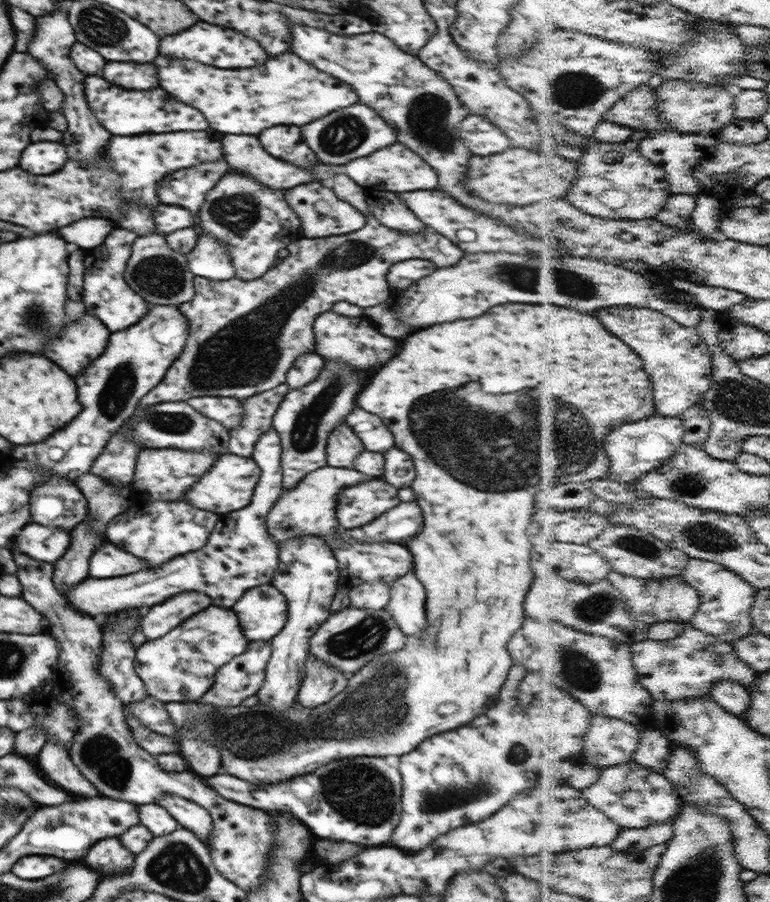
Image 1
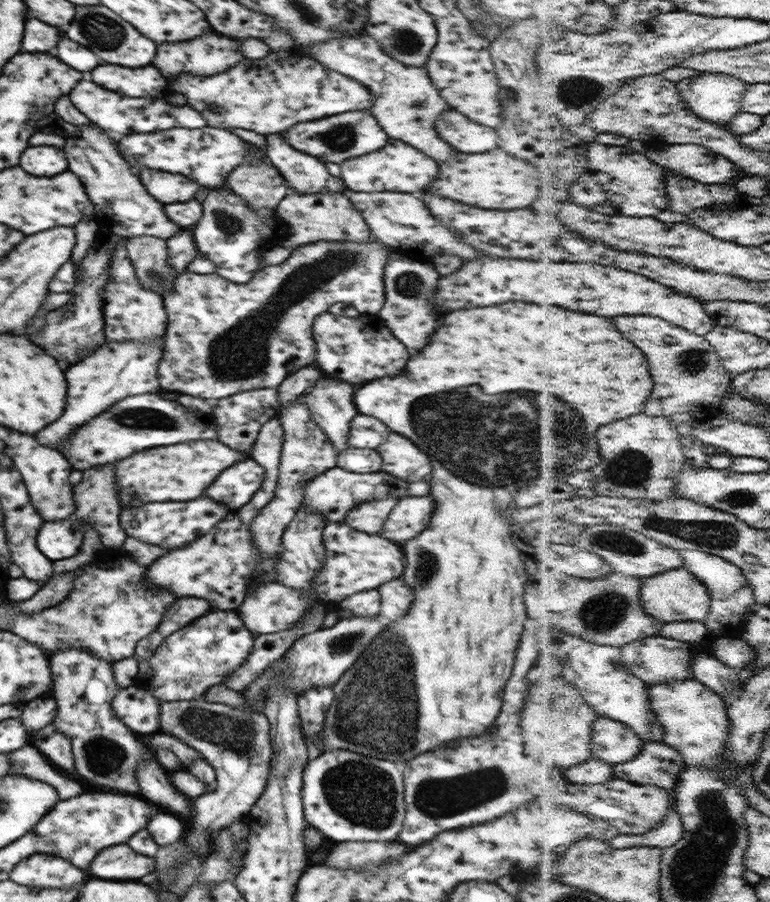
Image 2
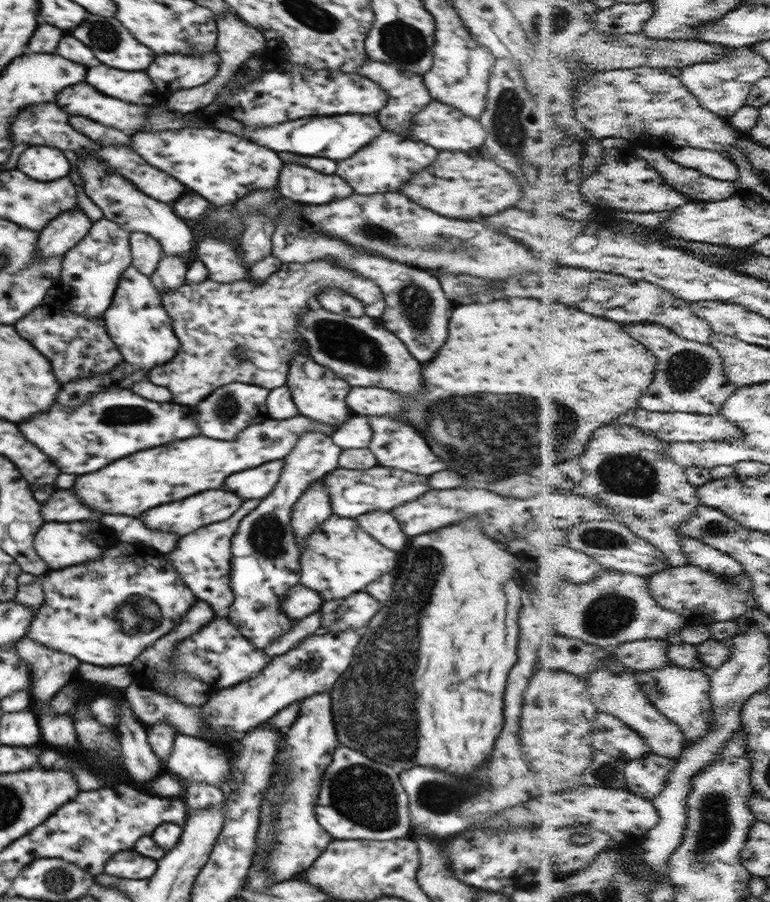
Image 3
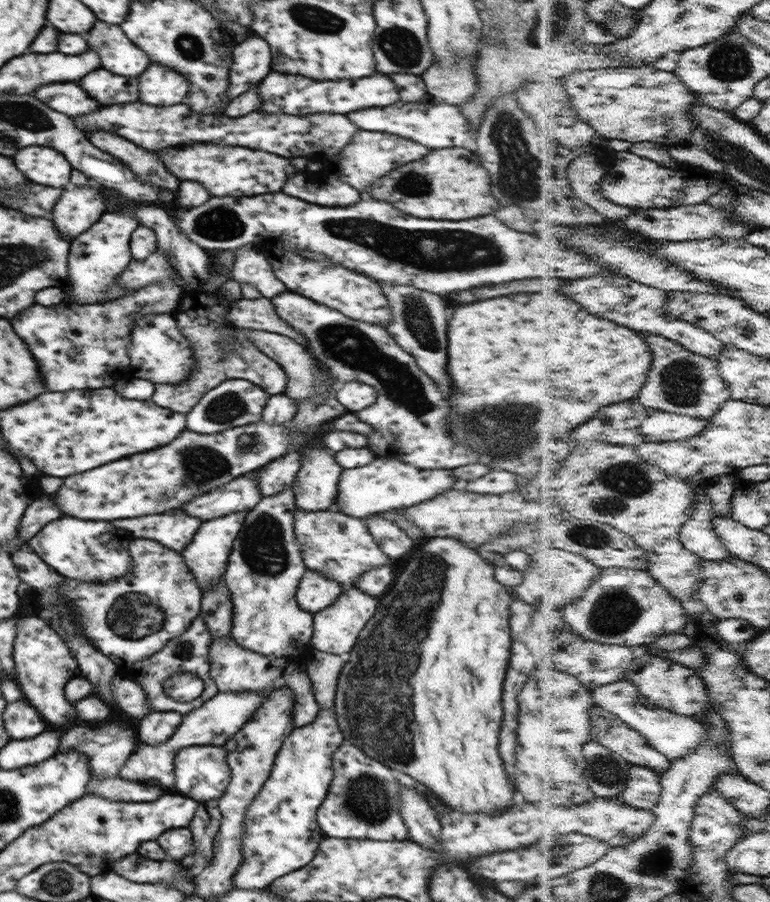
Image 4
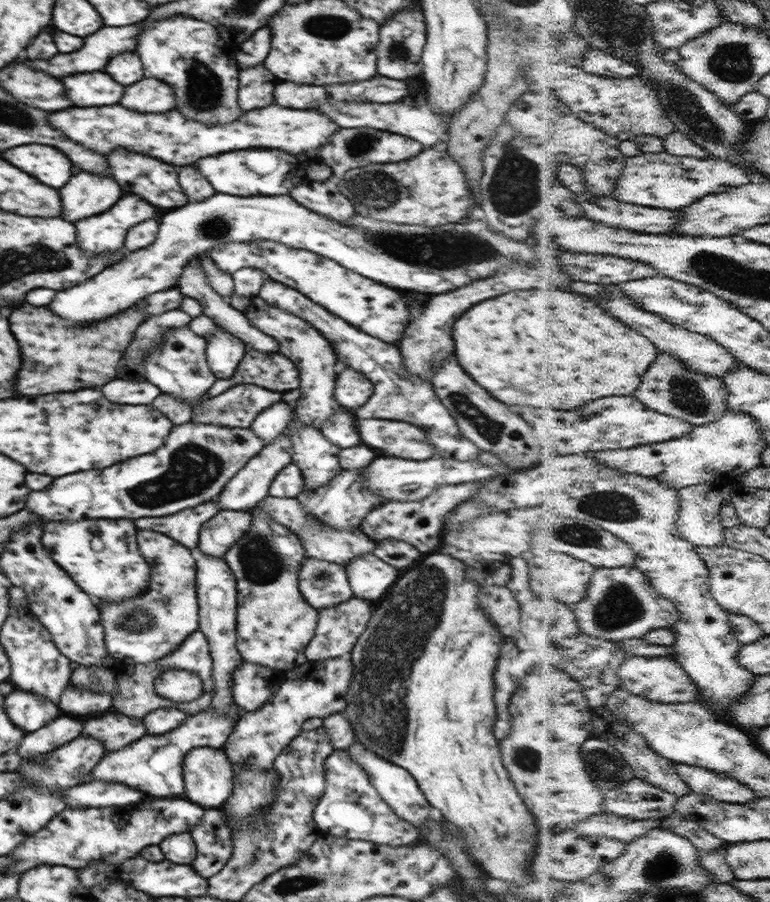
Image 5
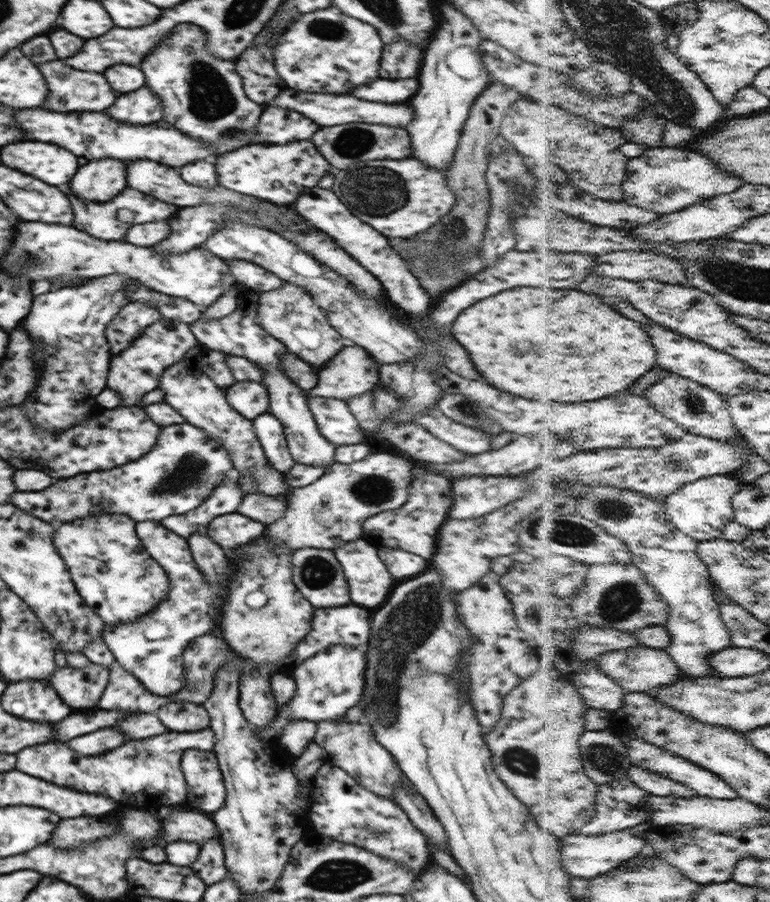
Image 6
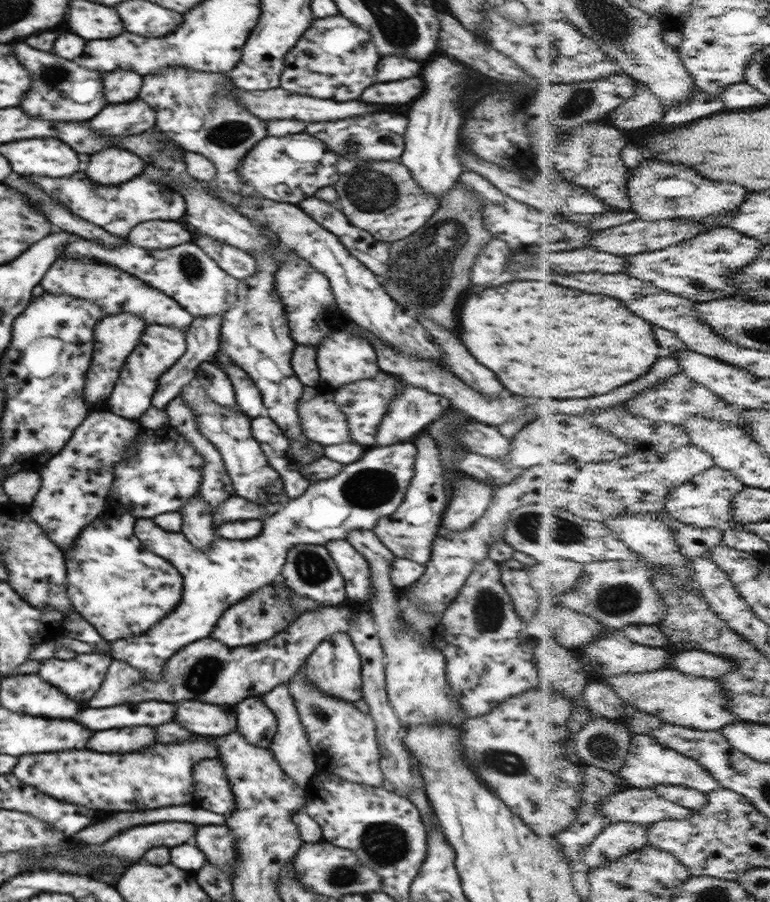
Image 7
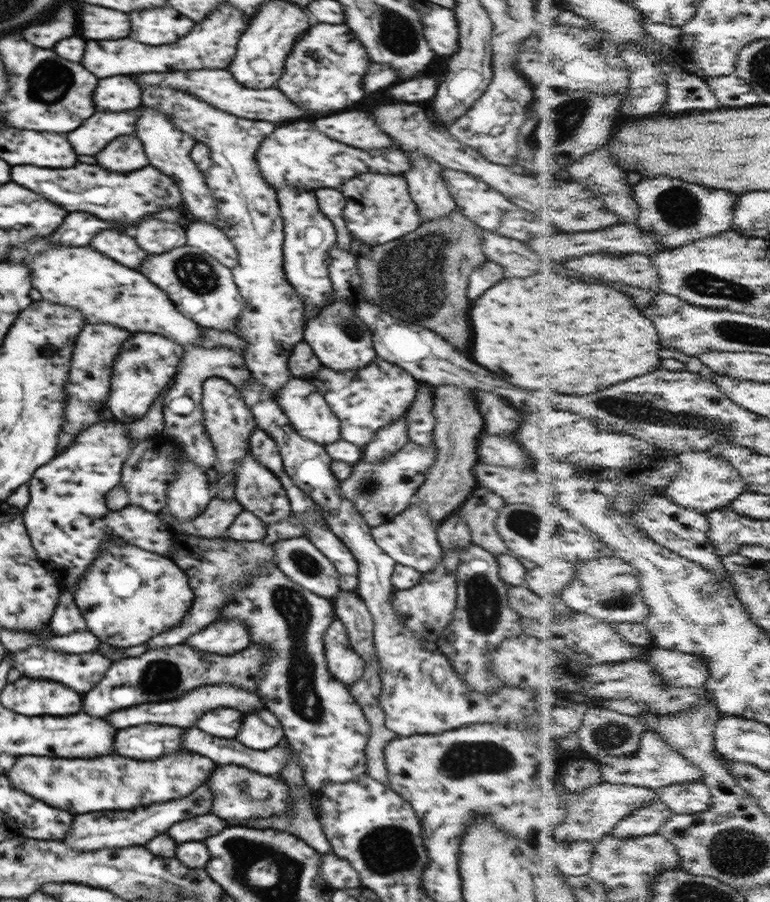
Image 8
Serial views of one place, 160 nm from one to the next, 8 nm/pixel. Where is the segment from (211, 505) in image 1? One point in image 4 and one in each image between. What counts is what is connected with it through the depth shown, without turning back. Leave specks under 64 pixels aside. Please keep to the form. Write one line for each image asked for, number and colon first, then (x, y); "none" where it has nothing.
2: (239, 483)
3: (258, 482)
4: (276, 476)

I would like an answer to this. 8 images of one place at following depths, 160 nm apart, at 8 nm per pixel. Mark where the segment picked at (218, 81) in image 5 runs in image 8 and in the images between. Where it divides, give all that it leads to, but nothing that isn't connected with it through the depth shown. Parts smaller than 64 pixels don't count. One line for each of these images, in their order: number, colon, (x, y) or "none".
6: (202, 95)
7: (195, 109)
8: (272, 322)

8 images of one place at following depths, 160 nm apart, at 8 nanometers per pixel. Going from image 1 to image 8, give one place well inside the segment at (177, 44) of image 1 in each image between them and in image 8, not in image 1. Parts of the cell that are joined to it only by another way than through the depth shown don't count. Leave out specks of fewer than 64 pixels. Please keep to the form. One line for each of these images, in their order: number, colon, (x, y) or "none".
2: (215, 52)
3: (170, 72)
4: (160, 87)
5: (148, 95)
6: (141, 107)
7: (121, 119)
8: (103, 127)

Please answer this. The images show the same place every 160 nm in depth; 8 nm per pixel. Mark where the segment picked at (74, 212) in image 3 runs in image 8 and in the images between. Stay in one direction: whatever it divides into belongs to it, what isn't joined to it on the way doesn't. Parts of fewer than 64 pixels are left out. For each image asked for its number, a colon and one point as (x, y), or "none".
4: (76, 210)
5: (85, 195)
6: (99, 180)
7: (113, 166)
8: (125, 154)

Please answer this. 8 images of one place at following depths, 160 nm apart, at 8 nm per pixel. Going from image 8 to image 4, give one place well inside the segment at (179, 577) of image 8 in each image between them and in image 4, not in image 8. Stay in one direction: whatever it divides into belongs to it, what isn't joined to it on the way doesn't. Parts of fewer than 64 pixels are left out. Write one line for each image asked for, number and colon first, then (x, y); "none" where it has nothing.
4: (91, 551)
5: (114, 571)
6: (116, 577)
7: (114, 582)

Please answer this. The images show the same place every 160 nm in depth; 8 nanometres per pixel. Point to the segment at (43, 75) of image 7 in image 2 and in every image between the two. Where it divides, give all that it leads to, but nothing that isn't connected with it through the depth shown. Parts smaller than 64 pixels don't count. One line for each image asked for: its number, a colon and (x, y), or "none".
2: (135, 82)
3: (136, 87)
4: (101, 85)
5: (95, 88)
6: (69, 90)

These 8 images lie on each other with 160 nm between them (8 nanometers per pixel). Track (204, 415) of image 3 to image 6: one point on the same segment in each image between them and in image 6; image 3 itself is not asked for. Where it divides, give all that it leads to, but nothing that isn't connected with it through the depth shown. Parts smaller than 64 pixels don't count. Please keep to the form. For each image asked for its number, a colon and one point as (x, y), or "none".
4: (237, 402)
5: (237, 407)
6: (251, 399)

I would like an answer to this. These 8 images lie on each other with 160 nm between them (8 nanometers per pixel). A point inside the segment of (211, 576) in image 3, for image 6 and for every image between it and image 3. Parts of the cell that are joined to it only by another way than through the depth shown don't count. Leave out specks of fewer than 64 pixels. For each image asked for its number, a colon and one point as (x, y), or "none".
4: (206, 556)
5: (217, 535)
6: (231, 530)

